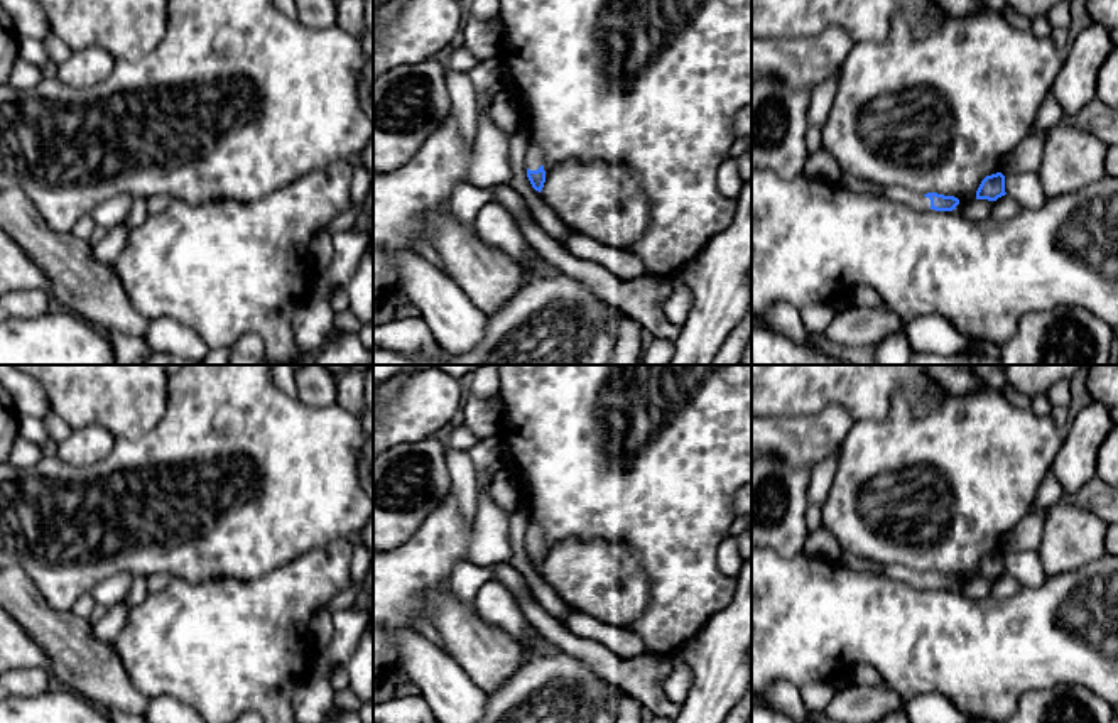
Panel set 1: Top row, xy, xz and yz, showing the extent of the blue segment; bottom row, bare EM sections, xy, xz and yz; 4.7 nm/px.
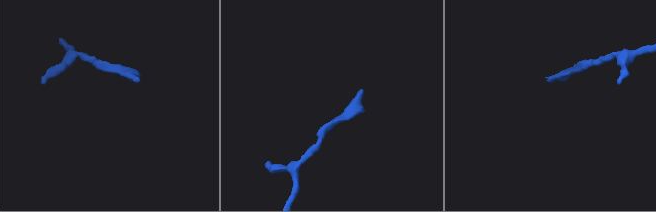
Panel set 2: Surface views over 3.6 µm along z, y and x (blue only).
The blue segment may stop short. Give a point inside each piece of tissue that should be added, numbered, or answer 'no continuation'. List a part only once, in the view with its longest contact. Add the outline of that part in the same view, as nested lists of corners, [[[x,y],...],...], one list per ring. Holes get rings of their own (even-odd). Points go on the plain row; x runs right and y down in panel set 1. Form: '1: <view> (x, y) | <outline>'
1: yz (892, 571) | [[[878,564],[878,574],[897,579],[902,583],[914,584],[917,588],[931,588],[931,578],[924,573],[915,573],[898,564]]]

